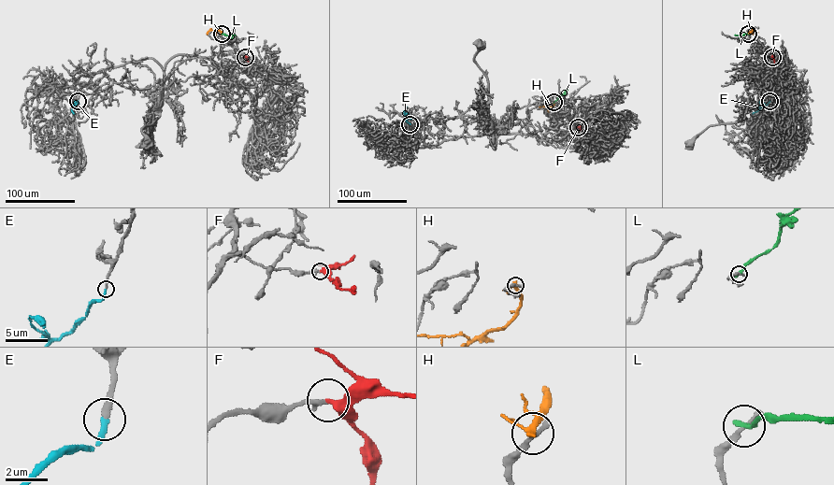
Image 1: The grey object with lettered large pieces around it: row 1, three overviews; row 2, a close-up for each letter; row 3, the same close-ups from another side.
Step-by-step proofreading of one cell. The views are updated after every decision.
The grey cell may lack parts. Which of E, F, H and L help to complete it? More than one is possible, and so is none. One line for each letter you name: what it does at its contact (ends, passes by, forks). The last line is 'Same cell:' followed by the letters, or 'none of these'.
E: it ends
F: it passes by
Same cell: E, F

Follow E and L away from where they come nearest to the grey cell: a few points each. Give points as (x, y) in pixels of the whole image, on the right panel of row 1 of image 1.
E: (769, 101), (752, 113)
L: (748, 34), (740, 37), (735, 35)

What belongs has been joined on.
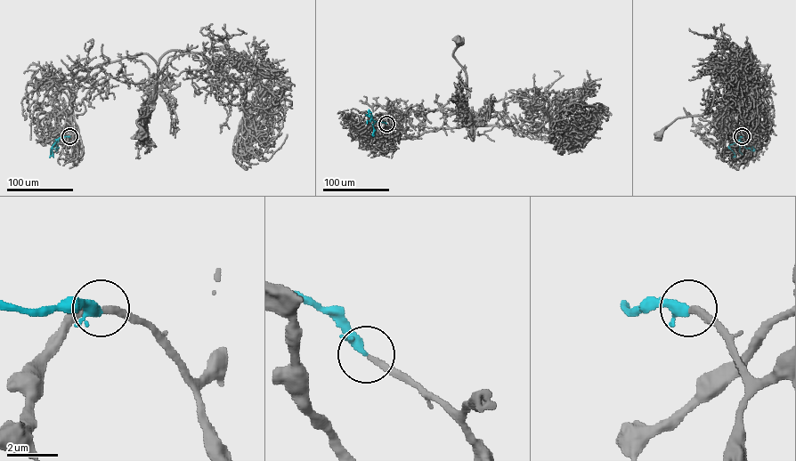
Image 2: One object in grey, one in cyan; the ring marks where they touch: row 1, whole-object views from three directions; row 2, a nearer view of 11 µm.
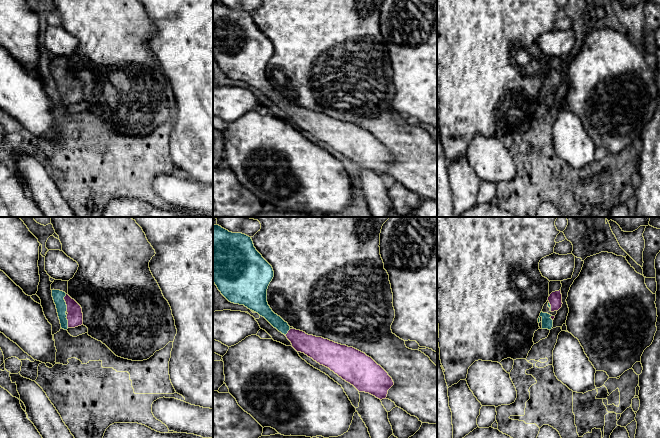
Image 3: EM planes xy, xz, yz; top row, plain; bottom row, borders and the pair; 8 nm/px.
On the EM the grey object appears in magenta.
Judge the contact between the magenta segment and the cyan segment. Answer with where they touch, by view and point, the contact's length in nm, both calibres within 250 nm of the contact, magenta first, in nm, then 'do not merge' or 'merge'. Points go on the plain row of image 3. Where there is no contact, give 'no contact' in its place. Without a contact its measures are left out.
contact xy (65, 77); length 140 nm; calibres 130 and 100 nm; merge

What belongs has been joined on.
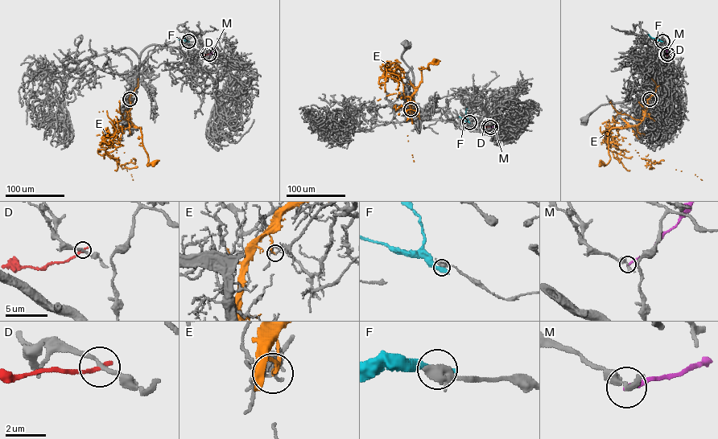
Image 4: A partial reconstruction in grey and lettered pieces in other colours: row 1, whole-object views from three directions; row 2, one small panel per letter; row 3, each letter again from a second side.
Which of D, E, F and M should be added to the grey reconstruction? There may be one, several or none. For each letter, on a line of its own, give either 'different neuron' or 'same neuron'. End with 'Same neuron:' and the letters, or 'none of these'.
D: different neuron
E: different neuron
F: different neuron
M: different neuron
Same neuron: none of these

